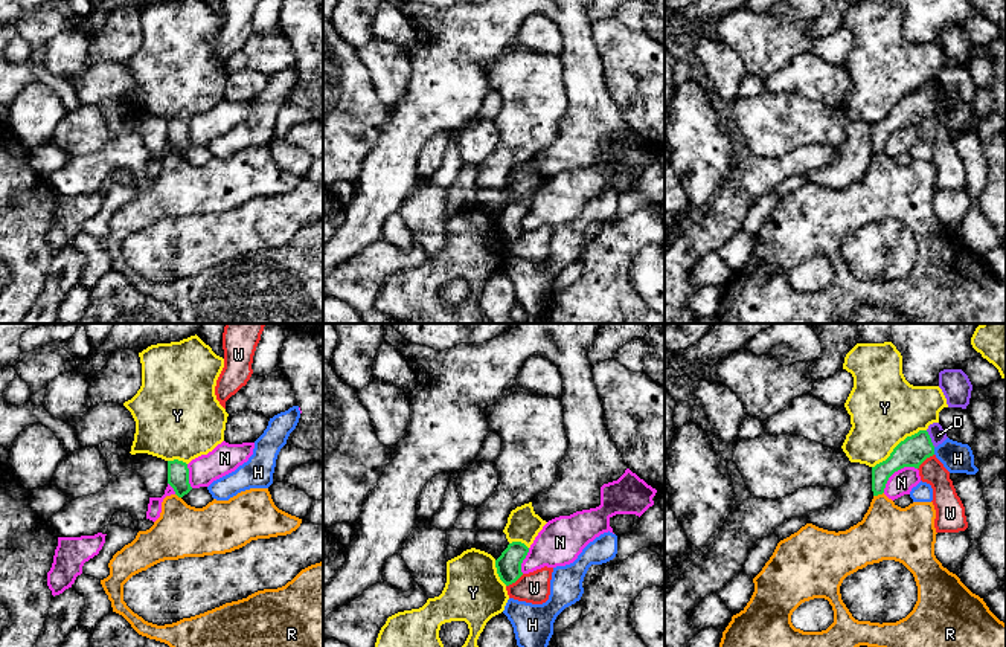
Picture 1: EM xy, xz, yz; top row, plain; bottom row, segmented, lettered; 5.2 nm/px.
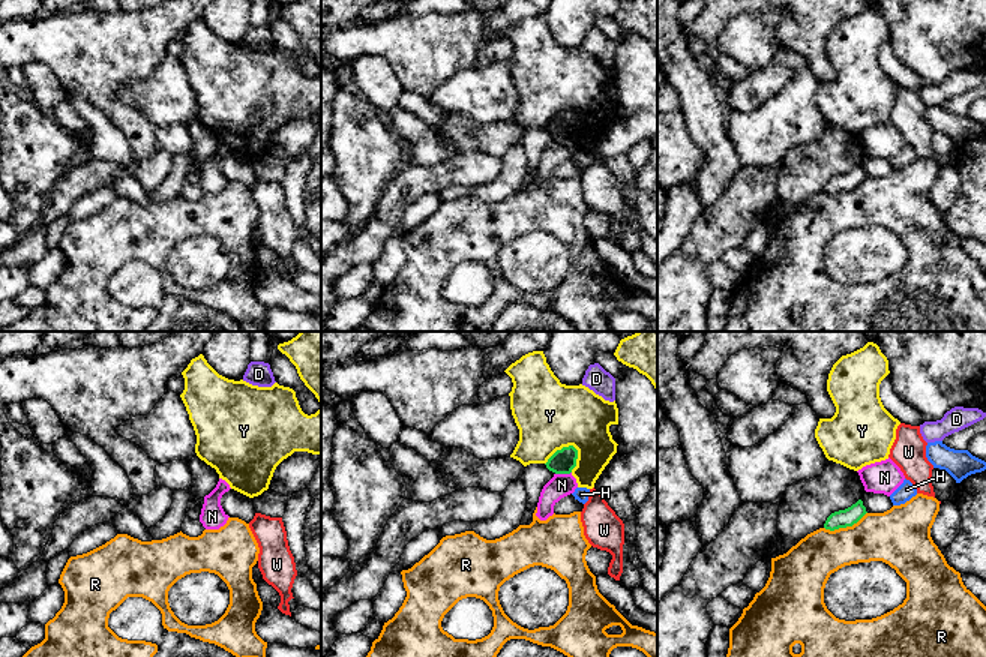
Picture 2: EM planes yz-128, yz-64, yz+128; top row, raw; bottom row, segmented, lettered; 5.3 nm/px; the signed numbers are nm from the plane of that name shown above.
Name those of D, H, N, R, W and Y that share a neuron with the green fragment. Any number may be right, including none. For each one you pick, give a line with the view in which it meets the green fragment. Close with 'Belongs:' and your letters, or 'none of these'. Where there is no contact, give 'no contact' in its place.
D: yz
Belongs: D

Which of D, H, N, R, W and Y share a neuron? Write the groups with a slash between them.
D / H / N / R / W / Y

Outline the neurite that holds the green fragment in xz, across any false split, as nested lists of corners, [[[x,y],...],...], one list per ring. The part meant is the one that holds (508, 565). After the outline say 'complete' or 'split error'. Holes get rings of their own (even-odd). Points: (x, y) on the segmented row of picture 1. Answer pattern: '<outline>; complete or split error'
[[[512,542],[495,560],[495,568],[500,580],[509,586],[515,583],[521,575],[521,563],[526,558],[529,548],[521,542]]]; complete

